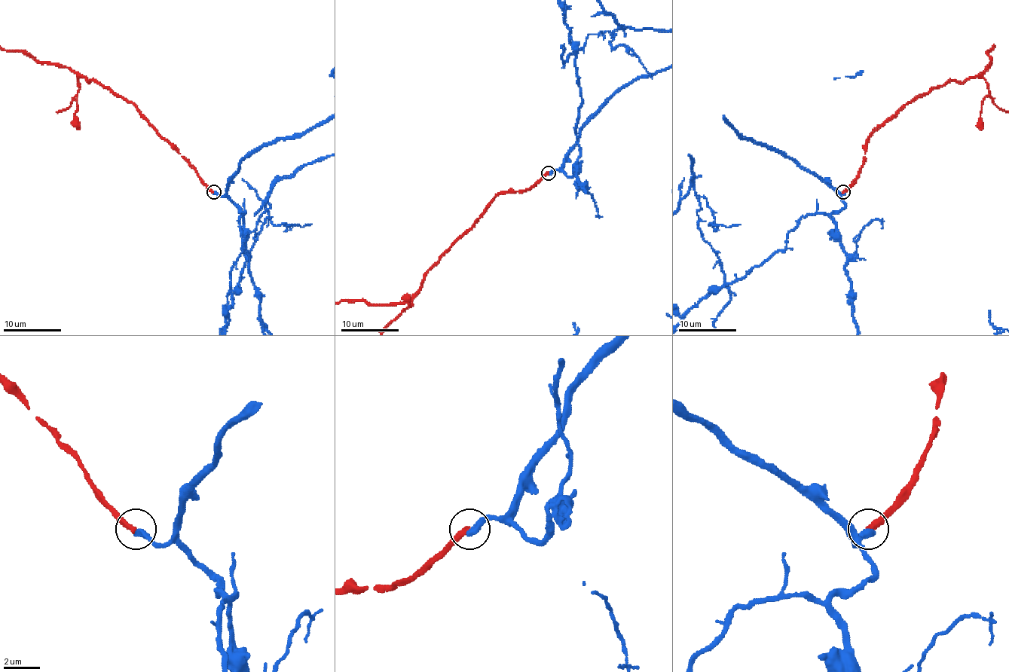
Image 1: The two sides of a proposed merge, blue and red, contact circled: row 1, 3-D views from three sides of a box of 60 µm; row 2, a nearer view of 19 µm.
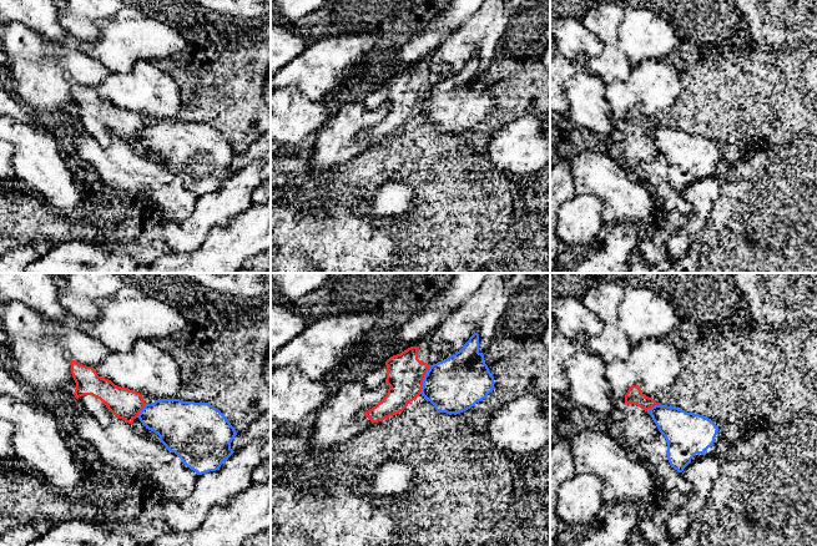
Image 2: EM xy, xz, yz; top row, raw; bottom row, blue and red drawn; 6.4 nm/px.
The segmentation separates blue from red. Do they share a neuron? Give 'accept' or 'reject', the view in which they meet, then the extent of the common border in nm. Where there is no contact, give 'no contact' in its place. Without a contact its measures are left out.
reject | xz | 200 nm

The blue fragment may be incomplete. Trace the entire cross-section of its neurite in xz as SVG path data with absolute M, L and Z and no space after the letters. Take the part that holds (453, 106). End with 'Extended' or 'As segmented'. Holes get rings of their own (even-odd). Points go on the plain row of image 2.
M474 54L459 72L430 86L420 115L437 132L457 136L485 120L493 110L494 97L479 72L479 55Z. As segmented

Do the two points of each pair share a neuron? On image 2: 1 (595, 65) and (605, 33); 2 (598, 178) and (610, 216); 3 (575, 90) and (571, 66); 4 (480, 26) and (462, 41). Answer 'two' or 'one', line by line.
1: one
2: one
3: two
4: one

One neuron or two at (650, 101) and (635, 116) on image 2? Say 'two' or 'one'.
two

